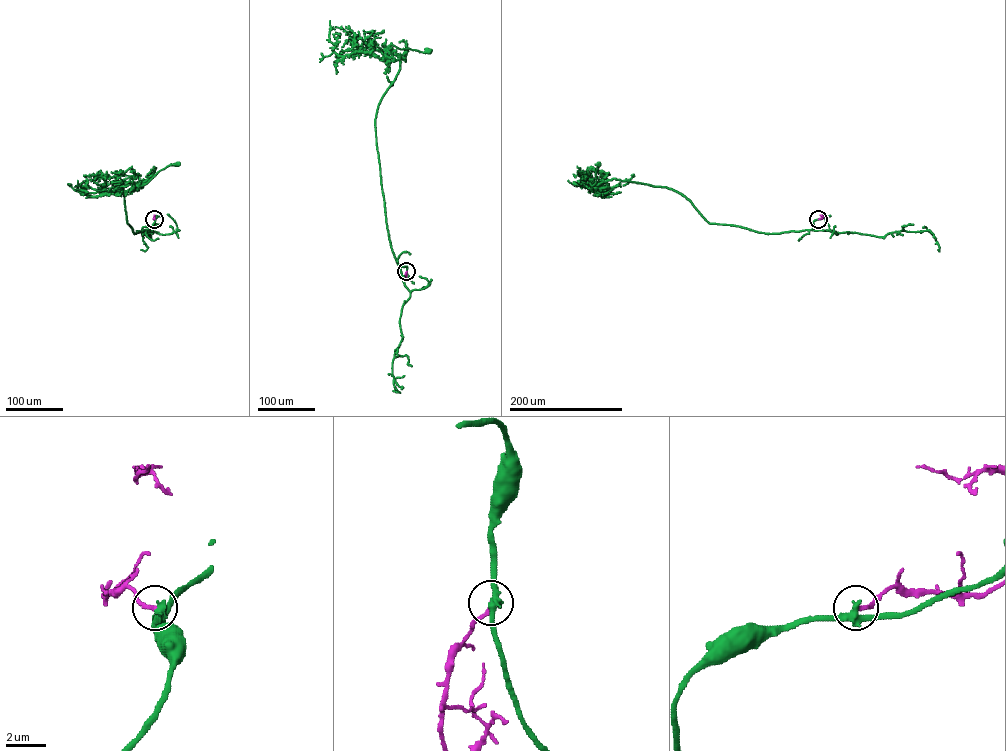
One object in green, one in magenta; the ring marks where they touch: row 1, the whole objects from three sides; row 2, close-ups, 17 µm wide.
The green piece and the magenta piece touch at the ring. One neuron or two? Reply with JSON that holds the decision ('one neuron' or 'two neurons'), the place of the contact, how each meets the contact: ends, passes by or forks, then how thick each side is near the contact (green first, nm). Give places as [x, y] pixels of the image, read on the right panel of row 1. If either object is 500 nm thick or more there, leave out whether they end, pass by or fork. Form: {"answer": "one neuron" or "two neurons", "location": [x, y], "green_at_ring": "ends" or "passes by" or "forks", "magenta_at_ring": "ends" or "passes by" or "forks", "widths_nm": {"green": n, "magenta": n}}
{"answer": "two neurons", "location": [818, 219], "green_at_ring": "passes by", "magenta_at_ring": "ends", "widths_nm": {"green": 340, "magenta": 200}}

